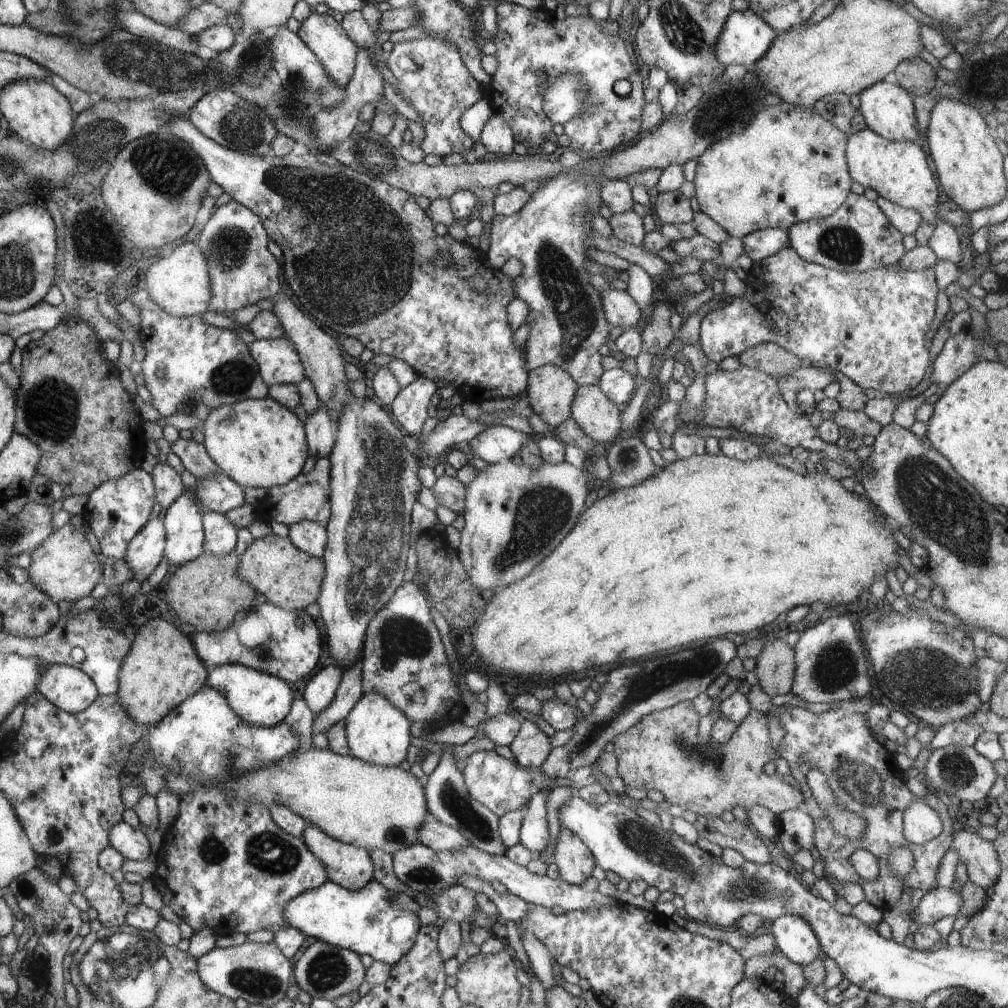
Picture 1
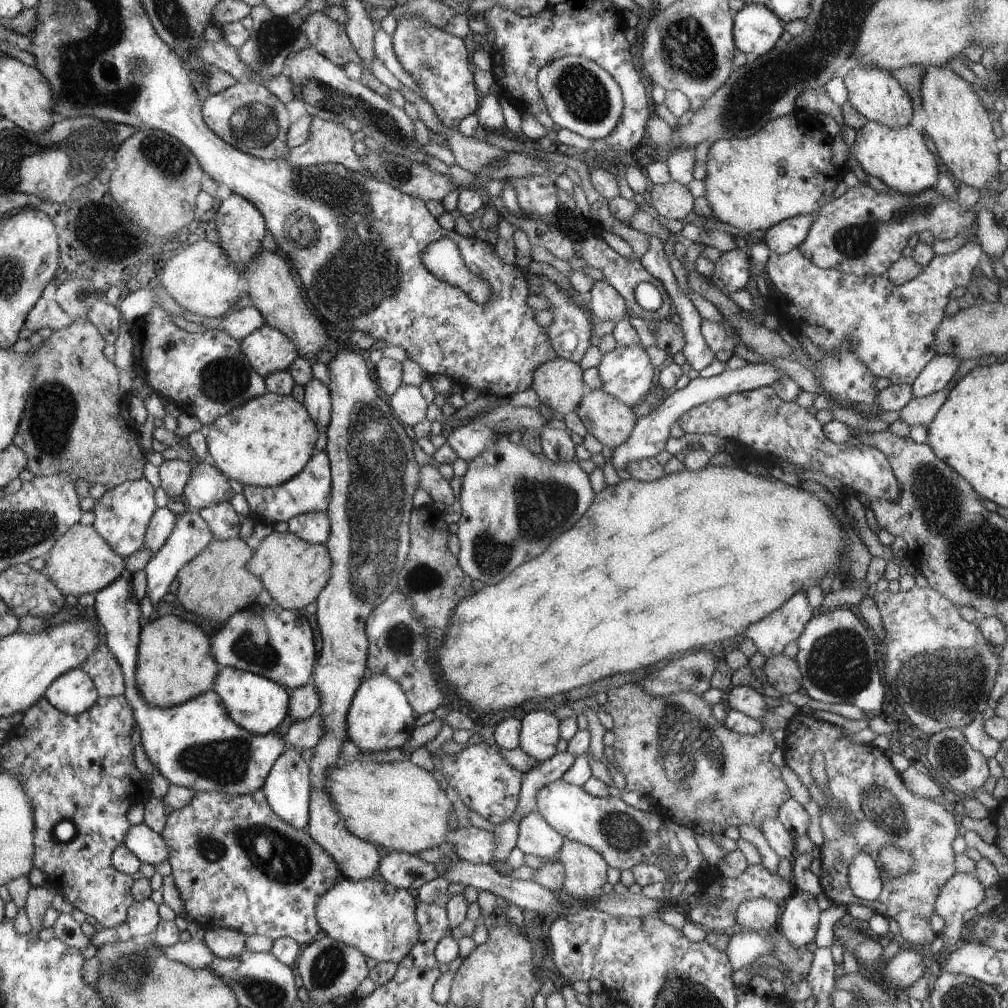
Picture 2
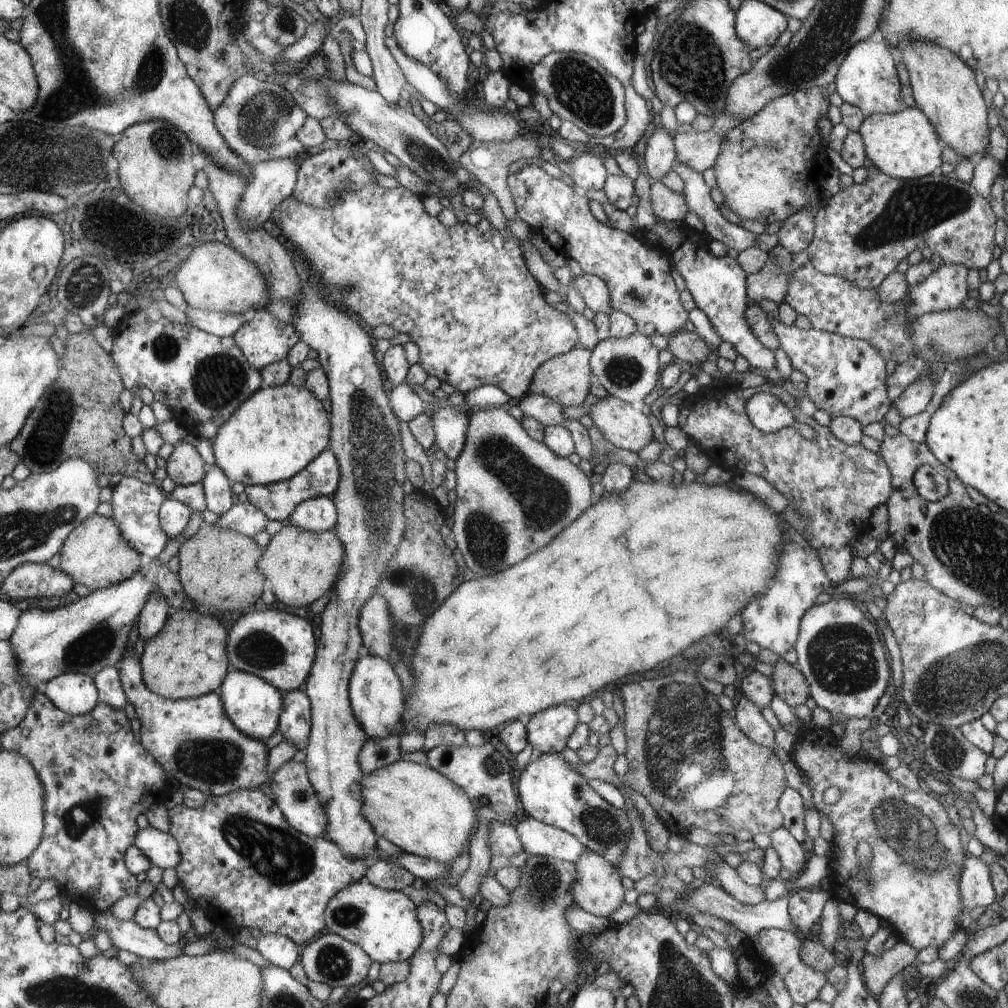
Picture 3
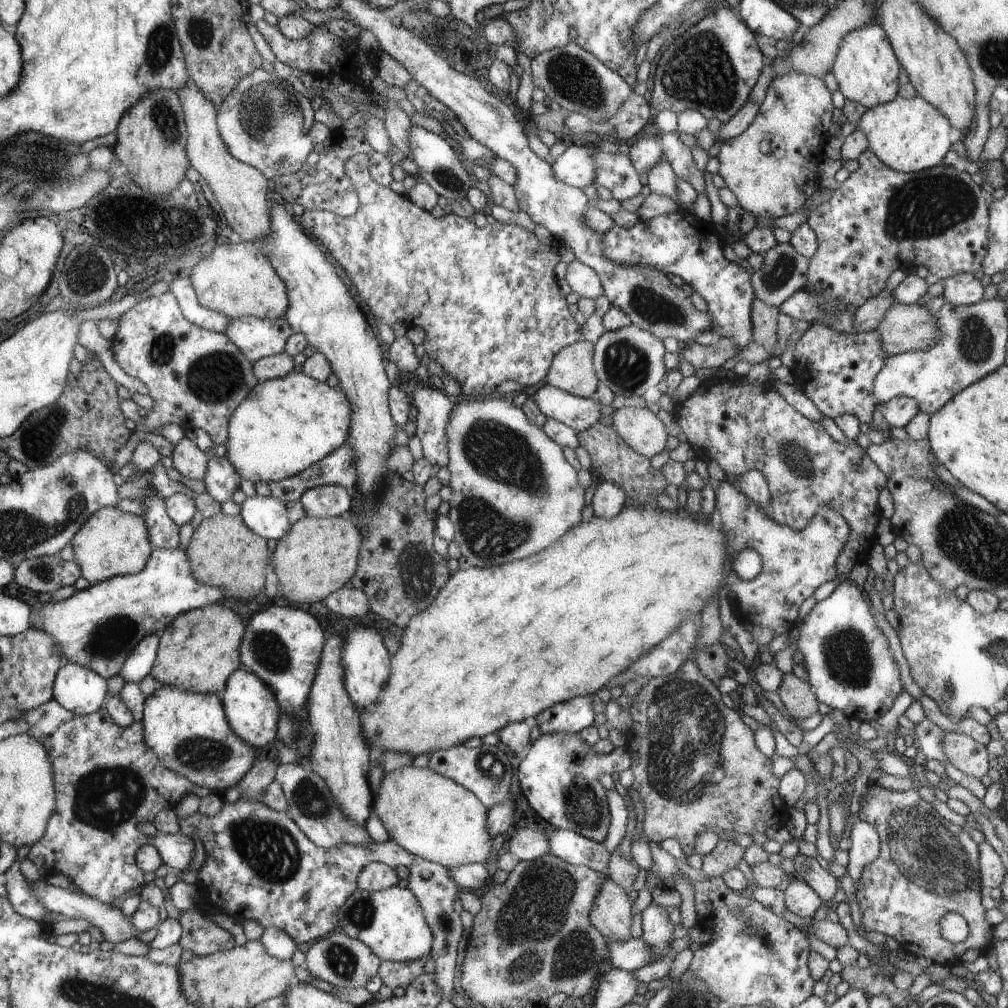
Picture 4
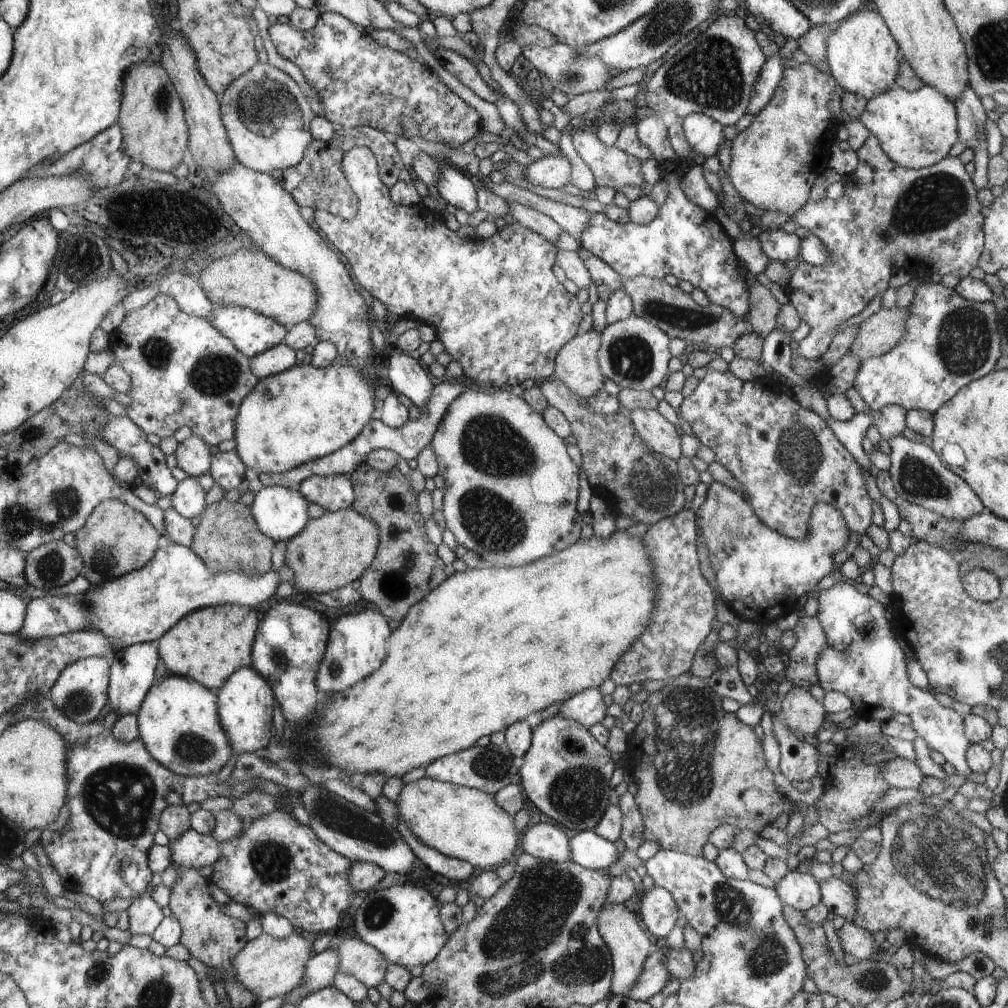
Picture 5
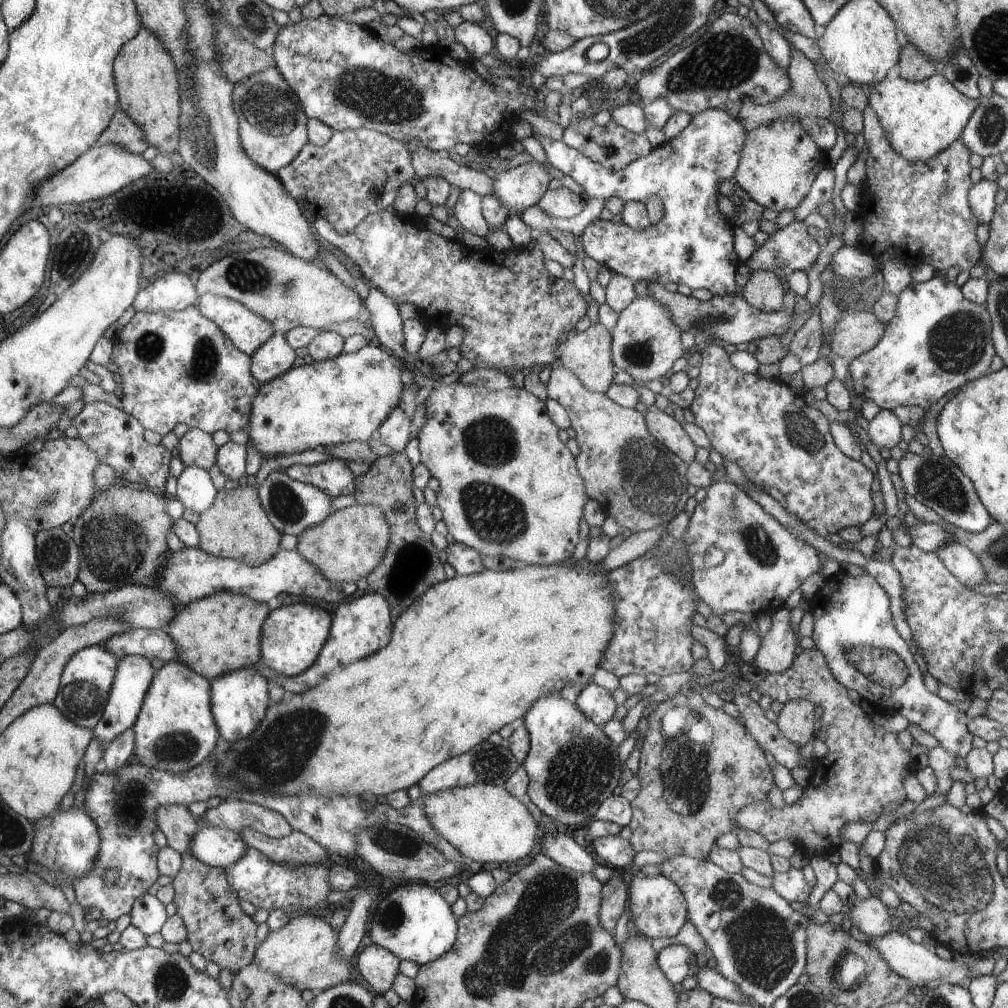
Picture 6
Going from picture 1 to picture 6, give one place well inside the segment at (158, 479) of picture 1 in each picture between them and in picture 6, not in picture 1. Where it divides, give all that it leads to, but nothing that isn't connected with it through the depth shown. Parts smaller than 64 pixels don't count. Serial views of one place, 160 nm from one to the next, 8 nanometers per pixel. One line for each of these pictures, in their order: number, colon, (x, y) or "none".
2: (175, 474)
3: (185, 467)
4: (190, 461)
5: (192, 455)
6: (196, 448)

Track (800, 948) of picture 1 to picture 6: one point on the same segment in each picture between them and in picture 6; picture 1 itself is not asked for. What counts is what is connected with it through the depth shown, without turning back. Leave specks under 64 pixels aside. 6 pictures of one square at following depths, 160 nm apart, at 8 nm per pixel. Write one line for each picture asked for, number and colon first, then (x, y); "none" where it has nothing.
2: (798, 922)
3: (805, 907)
4: (800, 899)
5: (801, 891)
6: (792, 885)

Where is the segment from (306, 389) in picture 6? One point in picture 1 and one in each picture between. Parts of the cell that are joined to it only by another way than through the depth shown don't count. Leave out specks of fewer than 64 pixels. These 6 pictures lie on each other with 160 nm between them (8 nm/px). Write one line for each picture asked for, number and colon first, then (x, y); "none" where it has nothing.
1: (260, 443)
2: (270, 439)
3: (280, 430)
4: (285, 425)
5: (305, 413)

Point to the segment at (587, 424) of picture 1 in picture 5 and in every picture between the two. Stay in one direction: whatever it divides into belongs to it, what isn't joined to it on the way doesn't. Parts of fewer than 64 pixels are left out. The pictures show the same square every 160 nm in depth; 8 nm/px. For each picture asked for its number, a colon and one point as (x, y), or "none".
2: (610, 421)
3: (625, 425)
4: (641, 430)
5: (657, 432)

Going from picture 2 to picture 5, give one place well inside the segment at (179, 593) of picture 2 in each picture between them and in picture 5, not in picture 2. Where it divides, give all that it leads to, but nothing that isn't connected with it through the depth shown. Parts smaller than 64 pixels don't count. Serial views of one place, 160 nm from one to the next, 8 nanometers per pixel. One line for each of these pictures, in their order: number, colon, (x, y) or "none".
3: (219, 568)
4: (223, 552)
5: (227, 539)

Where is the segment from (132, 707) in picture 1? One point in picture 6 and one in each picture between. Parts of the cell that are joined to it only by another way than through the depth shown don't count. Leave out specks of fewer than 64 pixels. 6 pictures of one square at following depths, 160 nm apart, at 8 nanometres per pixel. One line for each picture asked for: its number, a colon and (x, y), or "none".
2: (175, 664)
3: (188, 658)
4: (200, 650)
5: (208, 645)
6: (221, 633)

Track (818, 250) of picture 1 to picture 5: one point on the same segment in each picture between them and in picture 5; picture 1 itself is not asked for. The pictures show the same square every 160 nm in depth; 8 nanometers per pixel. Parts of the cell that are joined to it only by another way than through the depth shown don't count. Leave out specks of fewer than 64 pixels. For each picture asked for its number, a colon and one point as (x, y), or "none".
2: (862, 233)
3: (854, 229)
4: (878, 219)
5: (932, 215)

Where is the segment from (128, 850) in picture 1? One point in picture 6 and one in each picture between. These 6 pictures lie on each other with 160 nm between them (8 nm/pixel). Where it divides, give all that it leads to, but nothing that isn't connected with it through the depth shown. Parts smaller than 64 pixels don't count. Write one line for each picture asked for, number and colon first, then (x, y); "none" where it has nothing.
2: (147, 845)
3: (162, 849)
4: (176, 851)
5: (192, 850)
6: (216, 847)

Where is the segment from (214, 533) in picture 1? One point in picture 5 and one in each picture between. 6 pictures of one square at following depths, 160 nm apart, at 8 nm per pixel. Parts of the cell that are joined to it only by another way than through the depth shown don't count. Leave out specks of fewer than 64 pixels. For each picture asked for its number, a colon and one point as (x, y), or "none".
2: (223, 520)
3: (218, 493)
4: (222, 482)
5: (227, 470)

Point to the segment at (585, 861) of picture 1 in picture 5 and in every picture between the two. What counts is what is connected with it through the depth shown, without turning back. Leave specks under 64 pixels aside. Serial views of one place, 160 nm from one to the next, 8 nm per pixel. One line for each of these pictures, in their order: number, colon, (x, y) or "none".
2: (586, 873)
3: (598, 890)
4: (611, 913)
5: (618, 926)

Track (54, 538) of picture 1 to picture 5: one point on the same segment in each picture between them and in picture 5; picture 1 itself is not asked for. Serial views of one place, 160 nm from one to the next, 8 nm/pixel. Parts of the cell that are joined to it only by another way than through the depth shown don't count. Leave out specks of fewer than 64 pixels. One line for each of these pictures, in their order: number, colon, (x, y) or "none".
2: (82, 561)
3: (96, 555)
4: (112, 543)
5: (117, 539)

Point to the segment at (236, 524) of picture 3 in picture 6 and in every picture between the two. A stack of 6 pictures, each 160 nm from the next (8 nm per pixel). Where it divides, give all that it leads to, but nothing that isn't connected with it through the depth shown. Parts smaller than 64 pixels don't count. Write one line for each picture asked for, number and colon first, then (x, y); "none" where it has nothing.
4: (266, 517)
5: (280, 514)
6: (292, 506)

